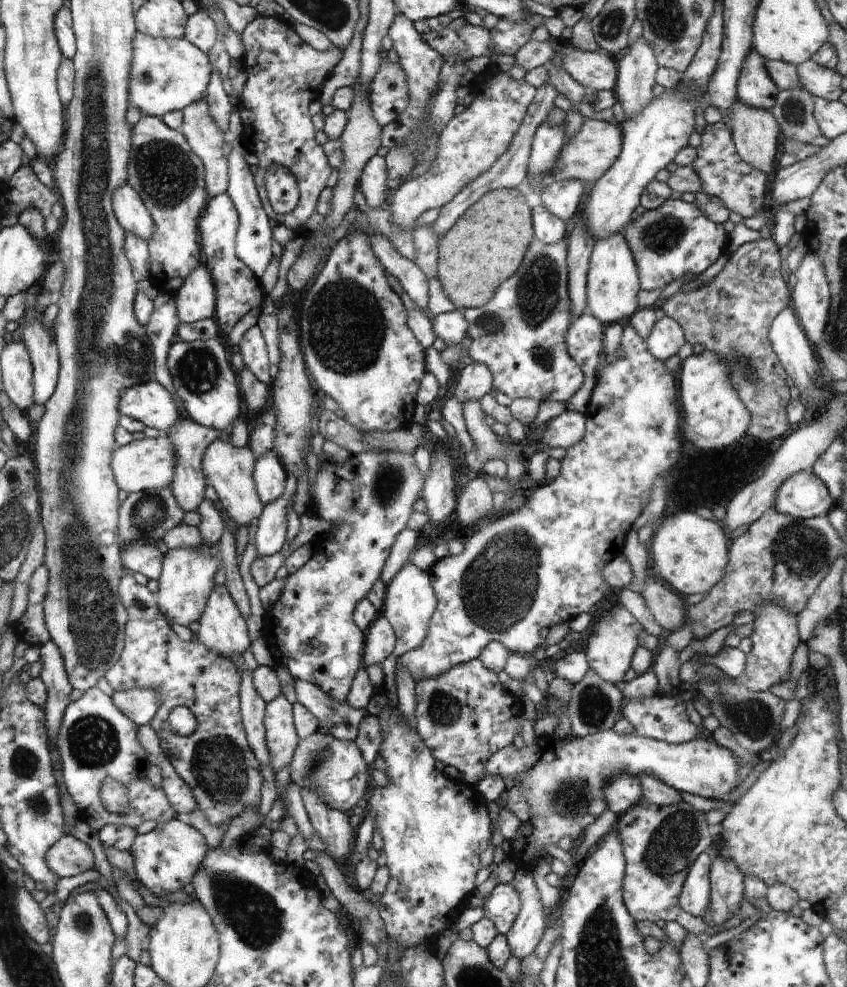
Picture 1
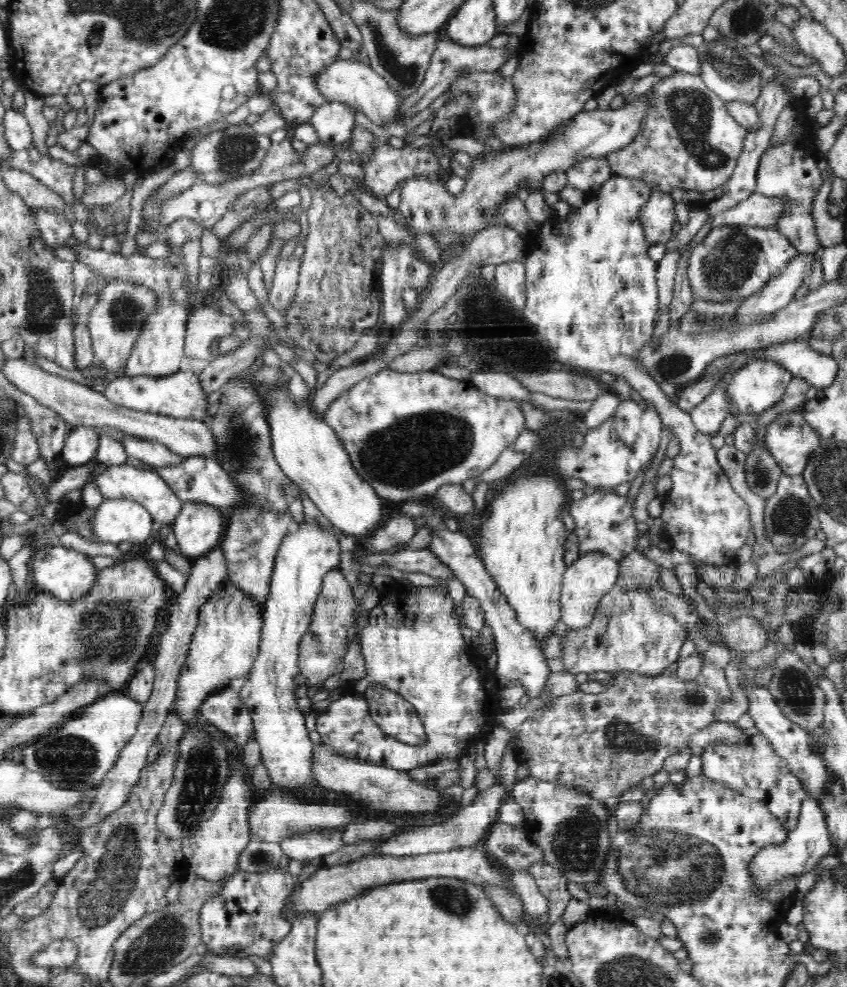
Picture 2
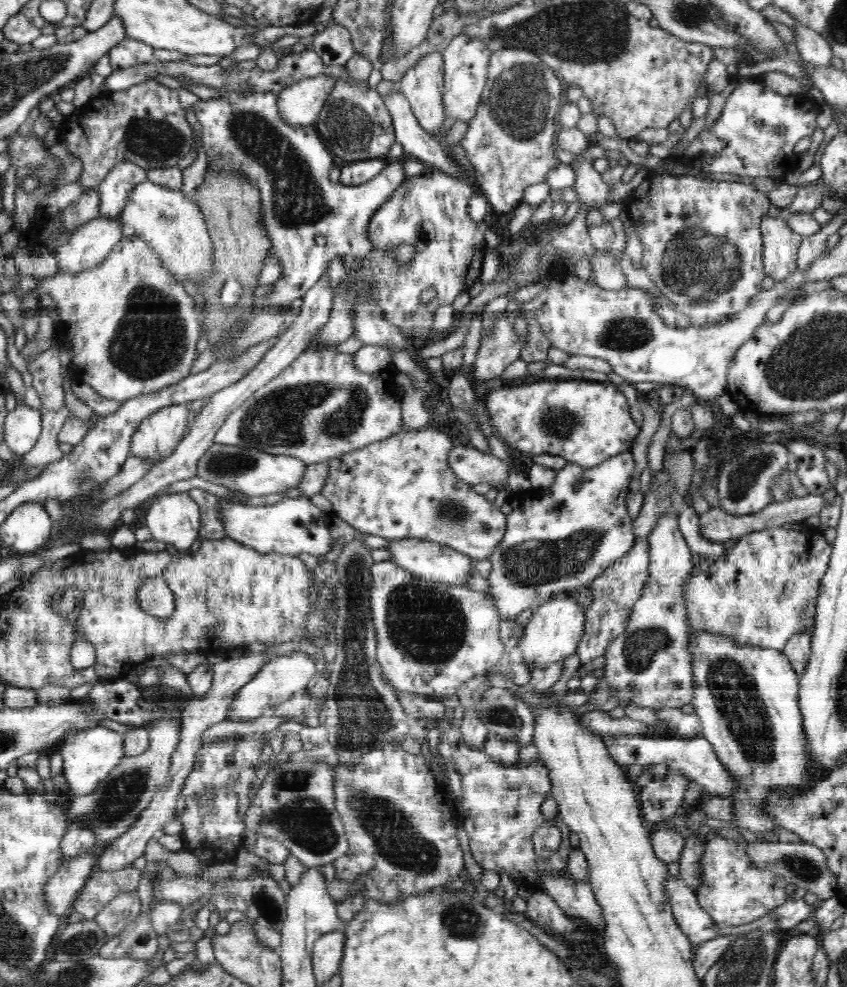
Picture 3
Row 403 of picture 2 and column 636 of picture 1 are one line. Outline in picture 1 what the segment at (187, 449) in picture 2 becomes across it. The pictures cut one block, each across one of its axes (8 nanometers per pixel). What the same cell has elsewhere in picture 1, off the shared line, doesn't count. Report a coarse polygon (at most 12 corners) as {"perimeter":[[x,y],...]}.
{"perimeter":[[644,37],[616,59],[624,122],[654,100],[658,63]]}

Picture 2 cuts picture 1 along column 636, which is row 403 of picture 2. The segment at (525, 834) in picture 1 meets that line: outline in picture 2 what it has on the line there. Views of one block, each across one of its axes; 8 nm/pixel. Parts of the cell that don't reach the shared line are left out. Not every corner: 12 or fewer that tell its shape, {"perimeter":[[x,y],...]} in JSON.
{"perimeter":[[750,363],[729,379],[740,413],[780,402],[792,377],[776,363]]}

